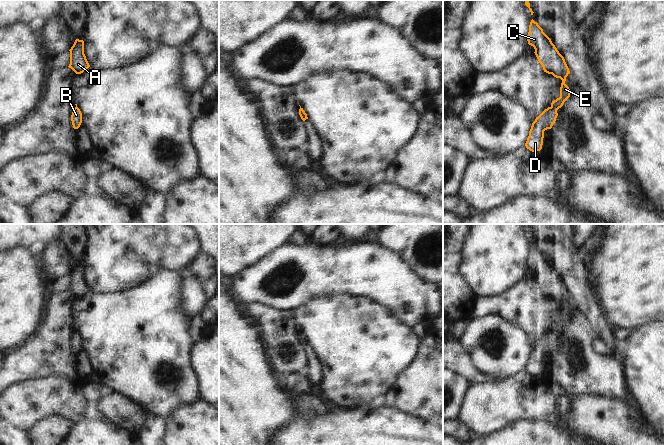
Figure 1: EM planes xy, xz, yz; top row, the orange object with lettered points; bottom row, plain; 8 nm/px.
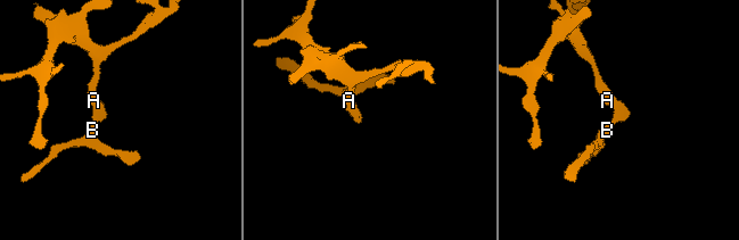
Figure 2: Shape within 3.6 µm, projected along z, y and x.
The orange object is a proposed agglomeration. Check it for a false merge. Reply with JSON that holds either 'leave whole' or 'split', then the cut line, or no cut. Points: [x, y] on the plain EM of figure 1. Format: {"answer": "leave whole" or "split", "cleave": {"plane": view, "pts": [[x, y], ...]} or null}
{"answer": "leave whole", "cleave": null}

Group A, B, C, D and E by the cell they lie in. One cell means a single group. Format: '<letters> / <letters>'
A B C D E

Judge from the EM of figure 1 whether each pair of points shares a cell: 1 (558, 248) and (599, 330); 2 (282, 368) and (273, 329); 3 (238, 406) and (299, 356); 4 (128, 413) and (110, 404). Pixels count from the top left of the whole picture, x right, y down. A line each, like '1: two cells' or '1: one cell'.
1: one cell
2: one cell
3: two cells
4: one cell

